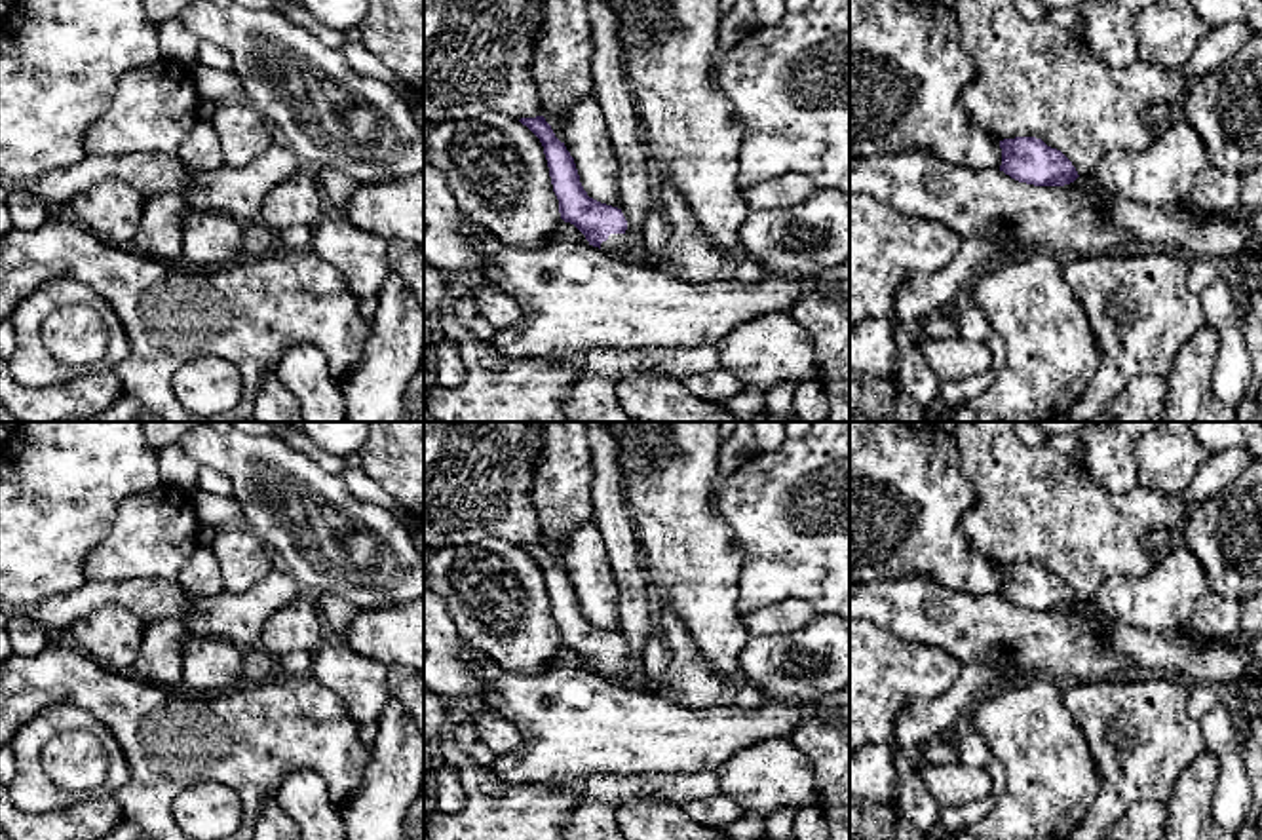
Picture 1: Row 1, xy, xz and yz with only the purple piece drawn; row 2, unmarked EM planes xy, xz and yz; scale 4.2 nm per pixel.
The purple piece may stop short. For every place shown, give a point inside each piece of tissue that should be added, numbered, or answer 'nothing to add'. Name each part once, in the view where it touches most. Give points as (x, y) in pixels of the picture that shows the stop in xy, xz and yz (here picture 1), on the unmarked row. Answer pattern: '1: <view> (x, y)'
1: xz (688, 677)

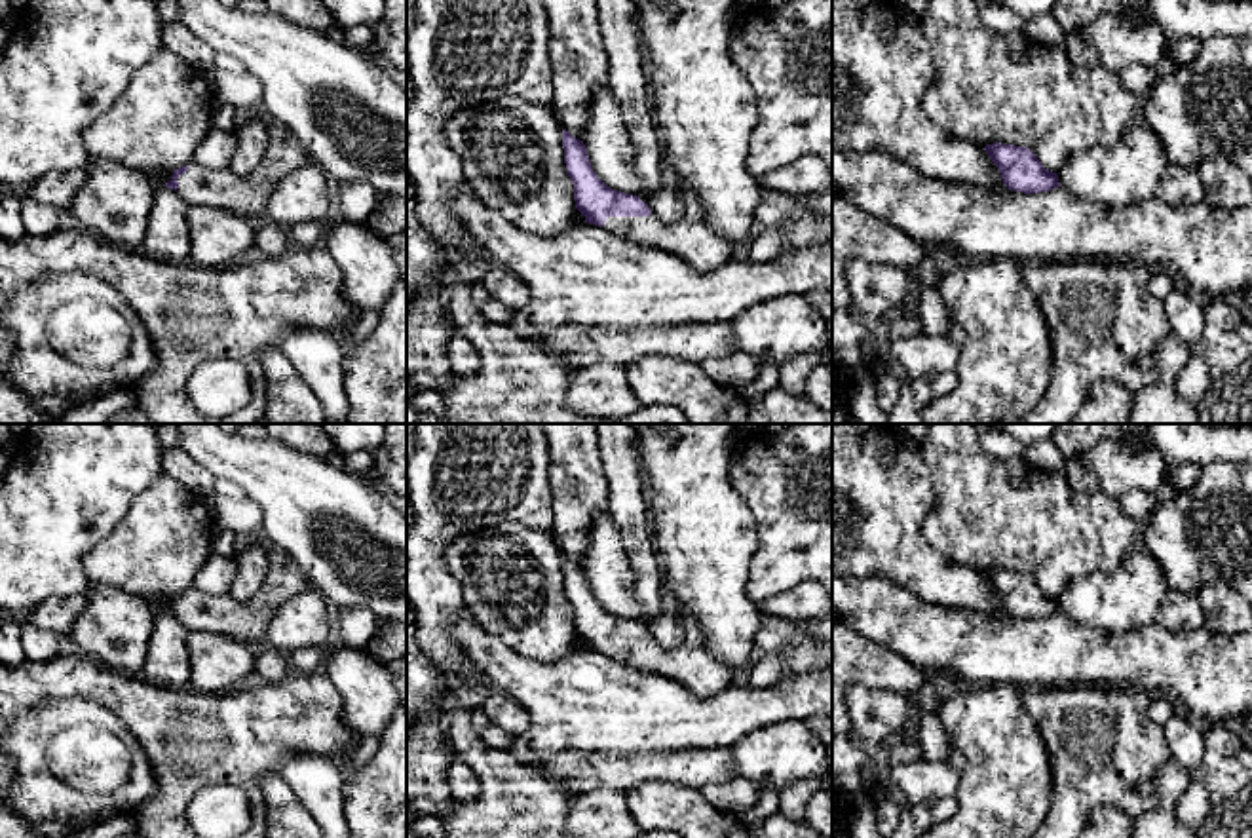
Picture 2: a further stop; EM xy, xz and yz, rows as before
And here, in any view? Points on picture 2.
1: xz (692, 664)

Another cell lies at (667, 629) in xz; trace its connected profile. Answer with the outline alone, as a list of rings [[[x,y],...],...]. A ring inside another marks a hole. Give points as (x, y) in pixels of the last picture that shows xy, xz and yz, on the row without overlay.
[[[669,604],[659,616],[648,623],[650,637],[659,644],[659,648],[671,652],[684,642],[684,623],[673,604]]]

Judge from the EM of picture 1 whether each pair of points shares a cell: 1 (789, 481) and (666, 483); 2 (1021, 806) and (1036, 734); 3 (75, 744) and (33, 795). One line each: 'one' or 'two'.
1: two
2: one
3: two

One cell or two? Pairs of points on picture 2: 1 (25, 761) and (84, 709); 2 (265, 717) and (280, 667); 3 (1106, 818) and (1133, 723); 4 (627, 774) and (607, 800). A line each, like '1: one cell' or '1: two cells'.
1: one cell
2: two cells
3: two cells
4: two cells

